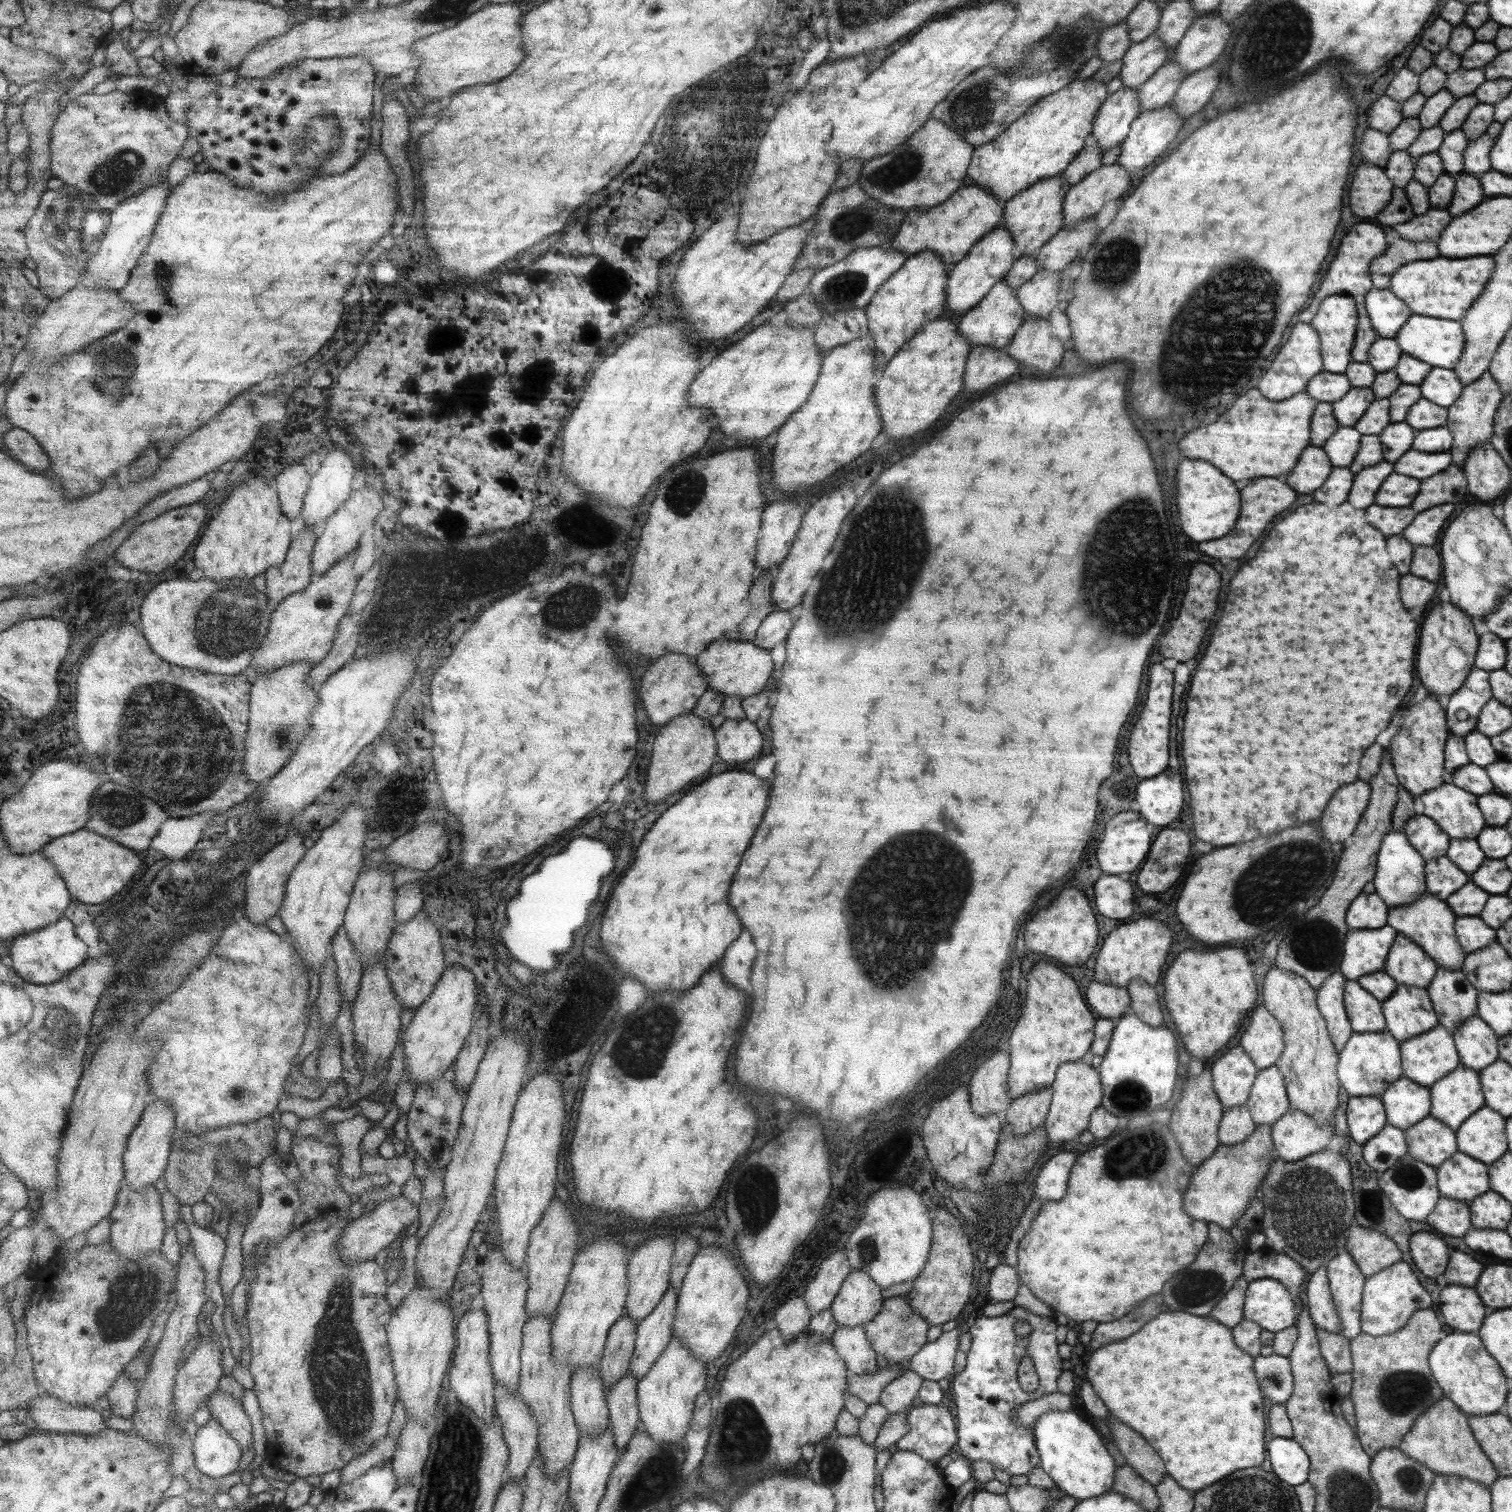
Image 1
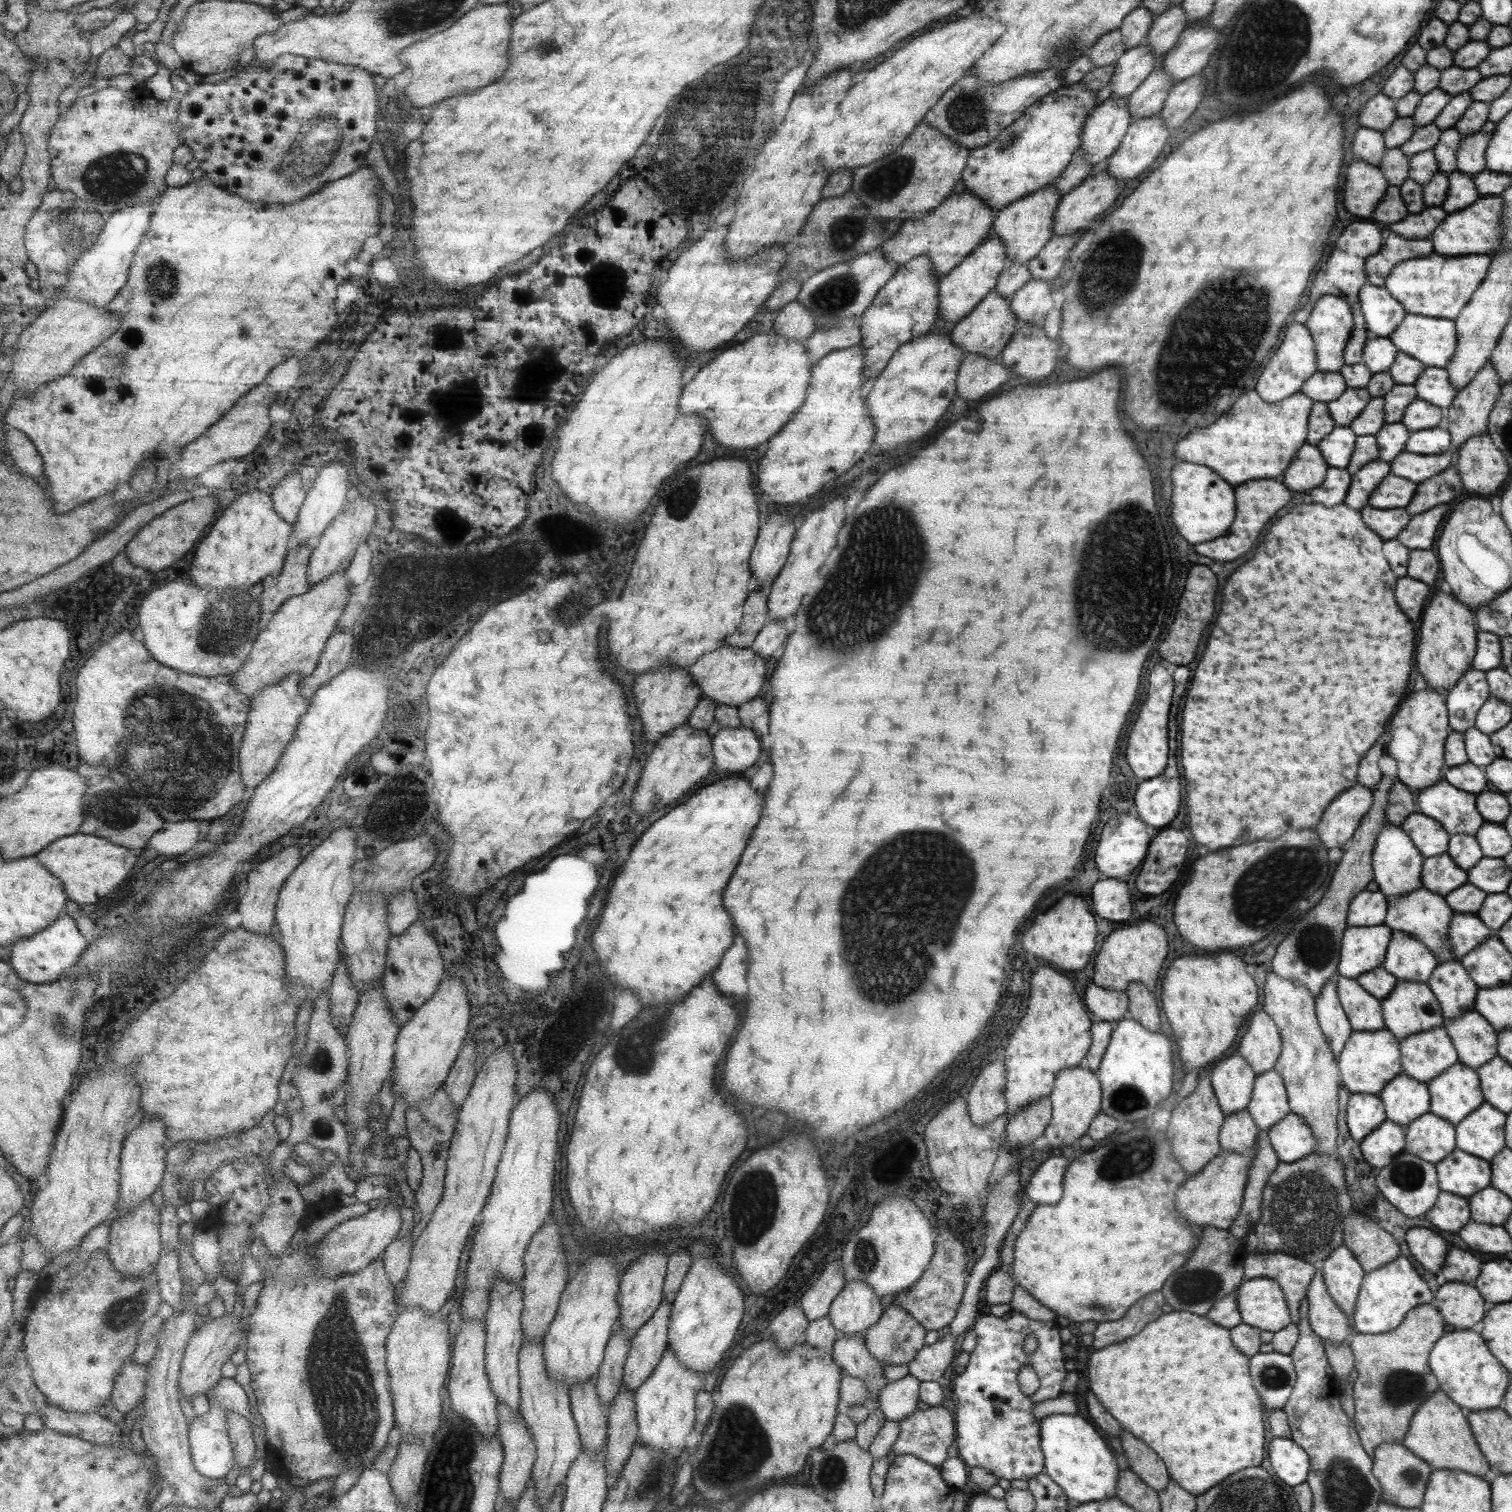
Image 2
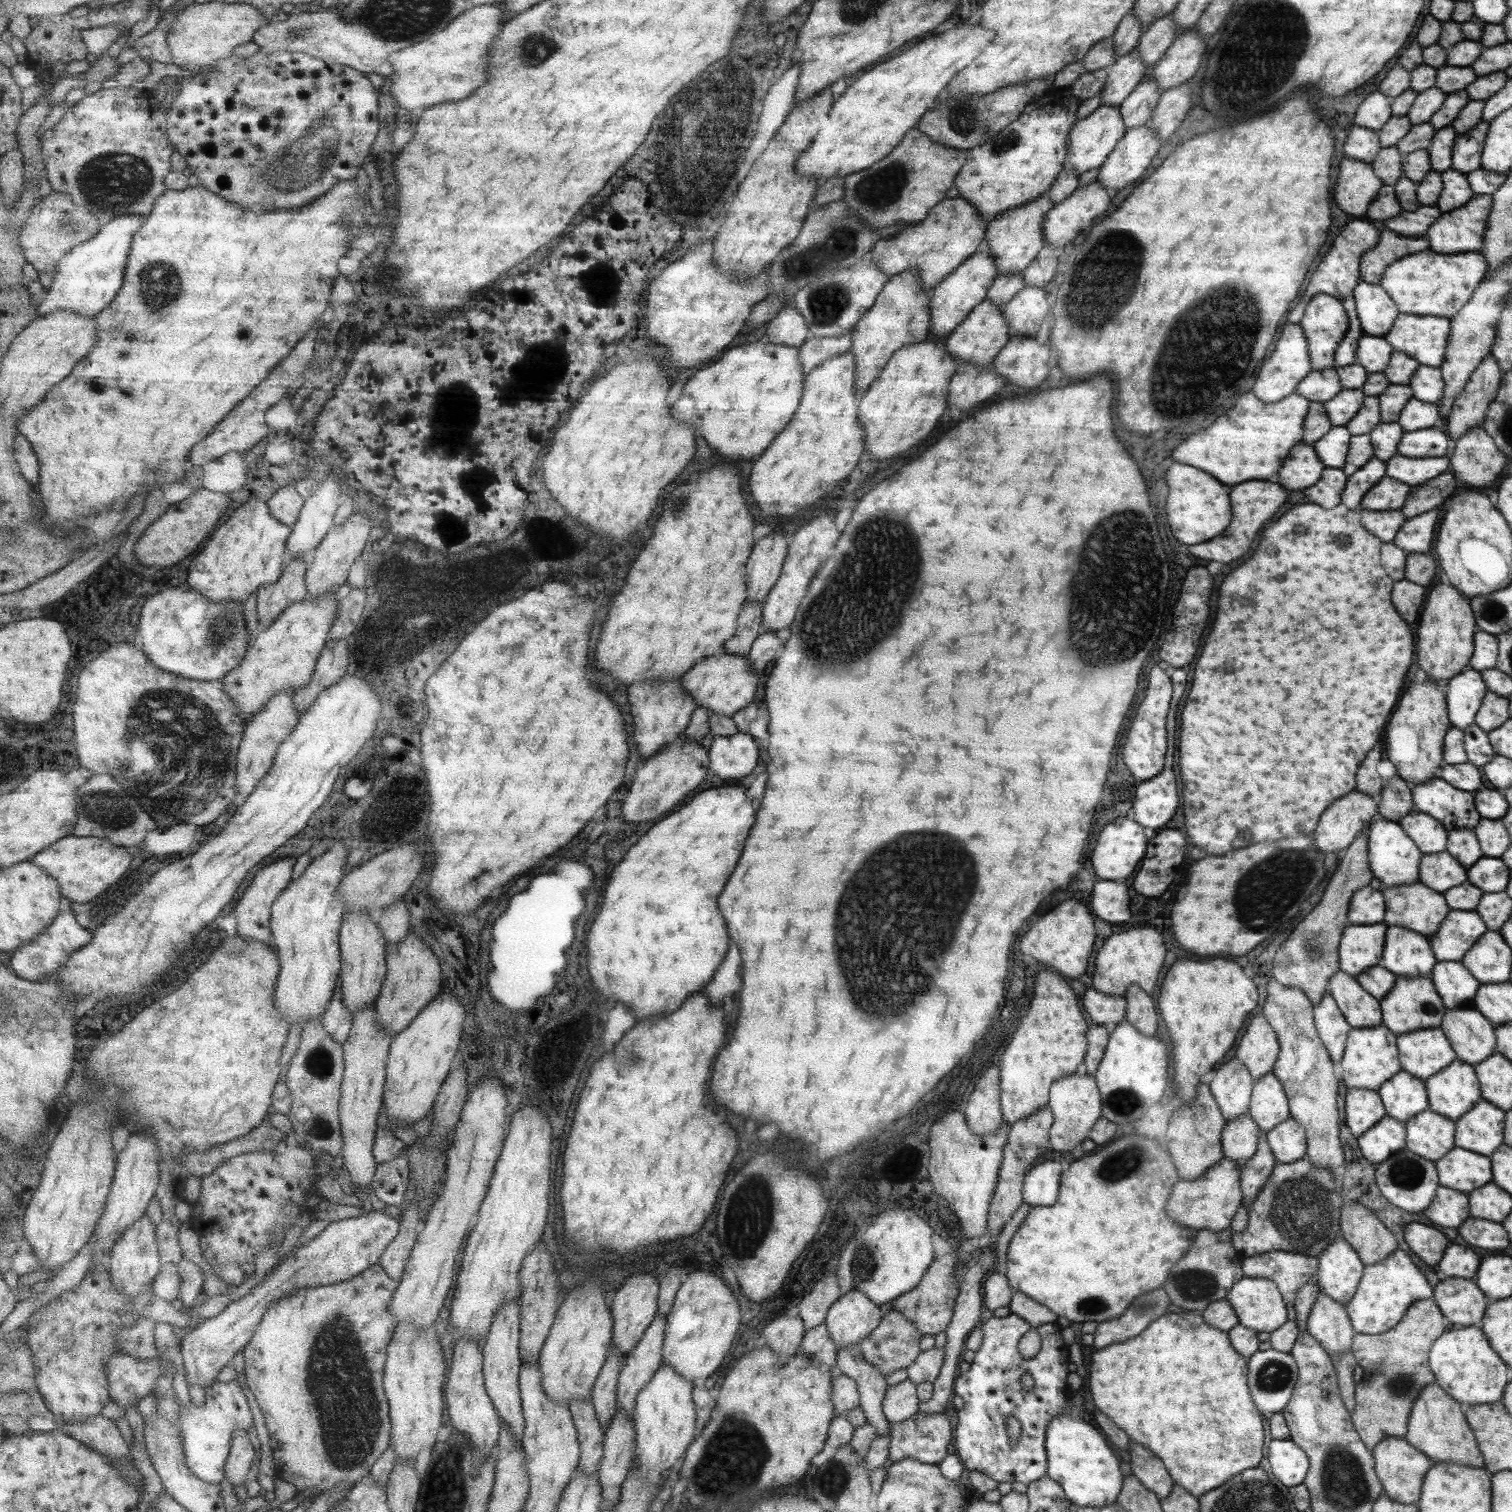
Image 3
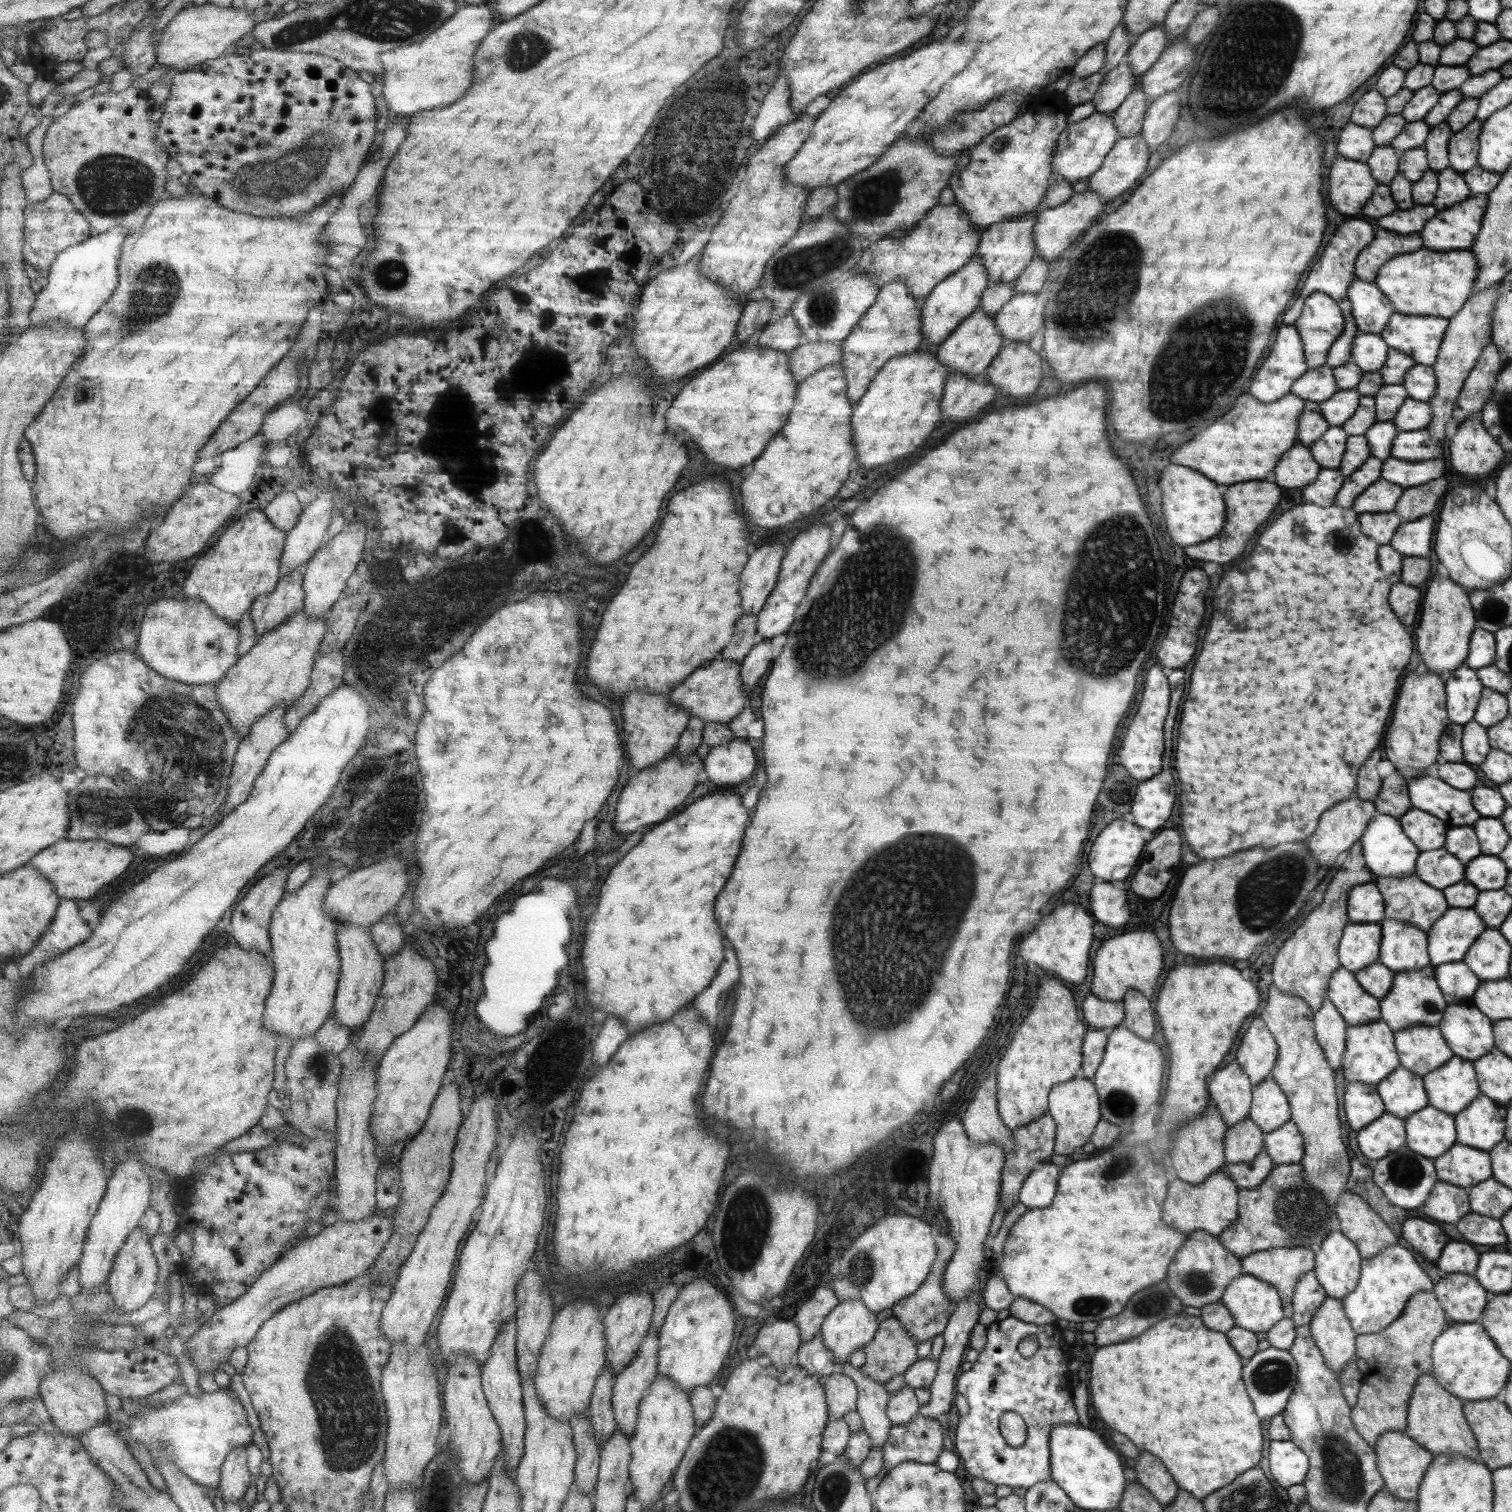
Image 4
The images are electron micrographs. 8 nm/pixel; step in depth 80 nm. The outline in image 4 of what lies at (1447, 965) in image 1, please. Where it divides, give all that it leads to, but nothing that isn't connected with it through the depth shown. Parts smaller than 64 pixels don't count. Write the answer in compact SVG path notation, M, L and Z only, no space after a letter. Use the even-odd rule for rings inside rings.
M1414 874L1400 876L1399 878L1374 876L1373 881L1376 882L1375 885L1383 895L1384 918L1400 919L1428 932L1433 923L1448 909L1444 893L1437 890L1436 887L1431 887L1428 883L1422 882Z

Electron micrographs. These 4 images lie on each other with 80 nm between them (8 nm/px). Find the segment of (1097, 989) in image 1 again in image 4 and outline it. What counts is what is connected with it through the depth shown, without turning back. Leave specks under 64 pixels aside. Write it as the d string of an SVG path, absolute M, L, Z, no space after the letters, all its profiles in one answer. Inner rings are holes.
M1091 993L1081 1002L1081 1014L1090 1029L1110 1031L1123 1020L1124 1004L1122 1001L1109 1002L1100 999Z

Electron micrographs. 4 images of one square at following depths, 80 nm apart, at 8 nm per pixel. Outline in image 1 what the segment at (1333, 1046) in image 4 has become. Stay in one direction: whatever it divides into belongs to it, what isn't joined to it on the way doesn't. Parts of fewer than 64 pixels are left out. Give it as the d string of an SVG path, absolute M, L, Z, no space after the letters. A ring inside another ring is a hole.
M1337 971L1324 981L1316 991L1316 1005L1326 1020L1329 1034L1336 1050L1344 1049L1351 1036L1352 1027L1344 1006L1344 974Z

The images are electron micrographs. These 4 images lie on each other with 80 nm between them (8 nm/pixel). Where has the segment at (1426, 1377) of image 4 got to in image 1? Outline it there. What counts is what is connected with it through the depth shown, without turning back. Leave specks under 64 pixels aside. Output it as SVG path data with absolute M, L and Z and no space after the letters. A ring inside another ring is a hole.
M1442 1397L1429 1410L1416 1418L1416 1422L1404 1434L1398 1449L1409 1458L1416 1460L1423 1466L1437 1474L1454 1474L1461 1478L1468 1478L1481 1486L1489 1488L1499 1476L1488 1455L1480 1449L1476 1438L1471 1436L1468 1418L1461 1414L1461 1410L1452 1400Z

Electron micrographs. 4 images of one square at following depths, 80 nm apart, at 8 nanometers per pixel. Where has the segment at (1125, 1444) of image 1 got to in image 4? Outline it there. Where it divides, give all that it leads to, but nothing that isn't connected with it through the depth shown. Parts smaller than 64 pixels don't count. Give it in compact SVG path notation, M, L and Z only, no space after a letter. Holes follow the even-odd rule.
M1141 1452L1135 1460L1133 1470L1136 1476L1135 1482L1145 1487L1158 1503L1165 1506L1175 1500L1178 1492L1177 1486L1171 1480L1171 1476L1167 1474L1167 1470L1163 1468L1163 1464L1155 1456Z

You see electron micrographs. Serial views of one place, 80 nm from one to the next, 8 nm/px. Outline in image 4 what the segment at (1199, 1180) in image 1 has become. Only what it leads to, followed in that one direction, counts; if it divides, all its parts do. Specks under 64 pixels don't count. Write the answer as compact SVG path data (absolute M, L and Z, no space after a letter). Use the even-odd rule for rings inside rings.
M1221 1167L1217 1173L1207 1177L1199 1185L1192 1185L1182 1180L1168 1182L1167 1196L1164 1197L1165 1224L1186 1233L1204 1230L1212 1235L1220 1235L1225 1228L1239 1216L1239 1194L1236 1183L1225 1174Z

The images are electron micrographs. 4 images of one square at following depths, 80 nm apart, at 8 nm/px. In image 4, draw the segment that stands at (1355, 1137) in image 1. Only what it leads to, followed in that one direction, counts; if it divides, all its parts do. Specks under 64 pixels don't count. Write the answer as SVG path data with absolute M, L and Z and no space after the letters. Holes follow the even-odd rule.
M1346 1082L1342 1108L1347 1125L1357 1133L1384 1114L1384 1103L1376 1087L1361 1082Z

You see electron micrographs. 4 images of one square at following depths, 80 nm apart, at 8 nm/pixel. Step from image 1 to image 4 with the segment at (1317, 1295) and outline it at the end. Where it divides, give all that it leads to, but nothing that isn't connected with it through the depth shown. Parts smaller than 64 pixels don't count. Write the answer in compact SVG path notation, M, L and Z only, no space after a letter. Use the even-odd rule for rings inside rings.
M1326 1296L1309 1327L1324 1361L1339 1376L1356 1354L1356 1334L1344 1313L1343 1303Z

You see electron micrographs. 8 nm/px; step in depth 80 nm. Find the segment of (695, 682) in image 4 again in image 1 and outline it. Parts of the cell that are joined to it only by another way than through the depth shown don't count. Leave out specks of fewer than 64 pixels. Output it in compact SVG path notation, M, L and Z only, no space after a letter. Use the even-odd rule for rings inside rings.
M719 638L697 655L696 665L708 682L708 690L715 690L715 694L721 694L724 698L739 697L740 700L762 692L771 674L771 658L767 650L755 645L748 640Z

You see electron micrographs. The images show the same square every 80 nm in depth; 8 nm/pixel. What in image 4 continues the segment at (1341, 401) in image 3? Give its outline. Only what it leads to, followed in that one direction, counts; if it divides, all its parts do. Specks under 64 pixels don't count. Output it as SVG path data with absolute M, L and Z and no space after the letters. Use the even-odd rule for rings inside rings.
M1338 390L1327 399L1319 403L1321 416L1328 427L1341 427L1355 412L1360 394L1355 390Z

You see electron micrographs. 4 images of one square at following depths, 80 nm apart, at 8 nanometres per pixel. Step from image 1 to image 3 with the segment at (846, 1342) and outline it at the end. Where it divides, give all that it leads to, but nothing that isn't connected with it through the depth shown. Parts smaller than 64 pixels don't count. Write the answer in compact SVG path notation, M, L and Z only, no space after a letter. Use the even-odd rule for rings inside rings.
M855 1344L836 1349L835 1372L848 1375L856 1382L860 1394L858 1407L866 1416L866 1422L875 1427L877 1435L889 1429L890 1423L883 1413L885 1380L875 1365L866 1361L861 1353L855 1353Z

